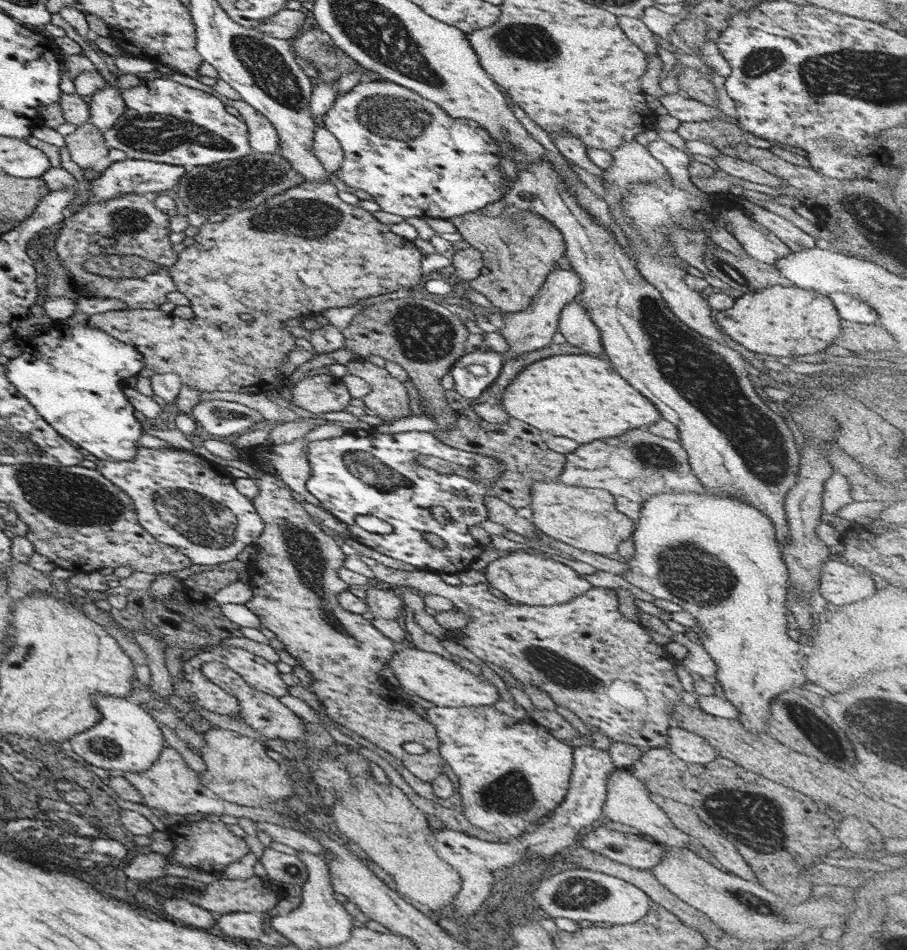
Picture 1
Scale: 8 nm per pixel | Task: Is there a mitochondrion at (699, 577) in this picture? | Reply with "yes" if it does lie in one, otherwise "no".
yes

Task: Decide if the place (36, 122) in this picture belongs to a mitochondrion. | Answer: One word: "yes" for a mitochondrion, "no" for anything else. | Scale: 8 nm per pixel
no

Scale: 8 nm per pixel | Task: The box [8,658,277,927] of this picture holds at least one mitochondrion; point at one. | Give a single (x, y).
(42, 804)

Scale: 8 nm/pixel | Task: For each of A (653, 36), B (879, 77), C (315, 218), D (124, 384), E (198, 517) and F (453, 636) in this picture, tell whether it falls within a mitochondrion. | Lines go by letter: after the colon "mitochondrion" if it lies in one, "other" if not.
A: other
B: mitochondrion
C: mitochondrion
D: other
E: mitochondrion
F: other

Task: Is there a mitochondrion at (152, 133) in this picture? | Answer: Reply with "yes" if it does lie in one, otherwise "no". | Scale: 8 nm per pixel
yes

